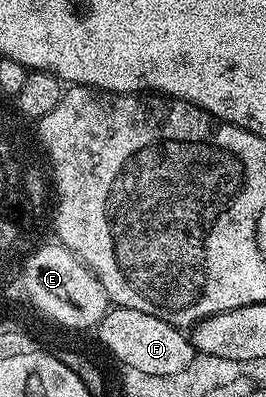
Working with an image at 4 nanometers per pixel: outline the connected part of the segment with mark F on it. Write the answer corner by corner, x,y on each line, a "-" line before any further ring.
114,306
103,316
105,326
102,326
100,339
105,339
107,346
114,350
126,362
133,363
143,372
156,376
171,376
176,372
184,372
192,364
196,351
194,343
186,338
181,329
156,316
148,316
148,312
136,312
136,308

